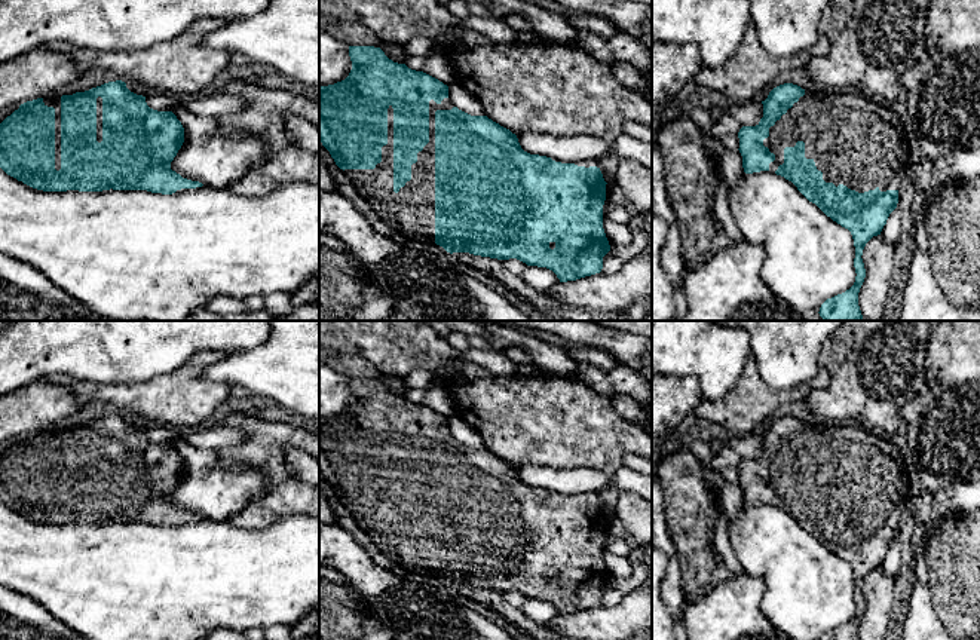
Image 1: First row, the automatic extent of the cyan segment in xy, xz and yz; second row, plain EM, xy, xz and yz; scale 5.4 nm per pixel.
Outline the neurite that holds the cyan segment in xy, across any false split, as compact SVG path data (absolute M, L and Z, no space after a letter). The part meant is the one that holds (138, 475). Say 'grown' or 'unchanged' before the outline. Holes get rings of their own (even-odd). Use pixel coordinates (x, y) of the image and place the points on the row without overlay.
grown; M122 413L108 414L85 425L43 429L27 434L0 456L0 500L24 517L43 524L102 524L147 523L172 527L181 521L203 517L183 511L171 502L171 494L184 475L184 460L172 444L157 444L147 438Z

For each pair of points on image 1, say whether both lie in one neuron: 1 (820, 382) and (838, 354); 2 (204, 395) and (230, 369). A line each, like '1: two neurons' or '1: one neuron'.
1: two neurons
2: two neurons

